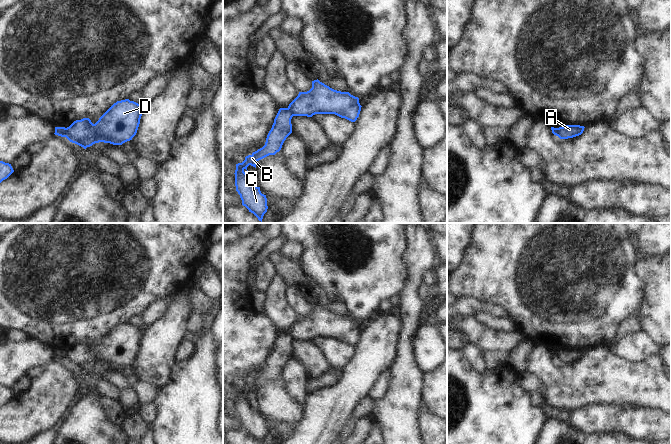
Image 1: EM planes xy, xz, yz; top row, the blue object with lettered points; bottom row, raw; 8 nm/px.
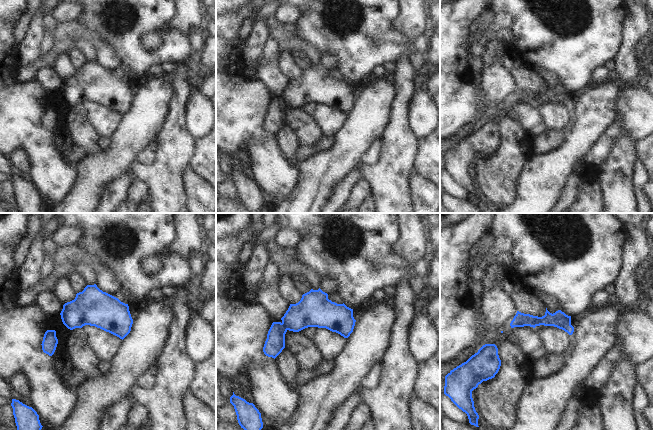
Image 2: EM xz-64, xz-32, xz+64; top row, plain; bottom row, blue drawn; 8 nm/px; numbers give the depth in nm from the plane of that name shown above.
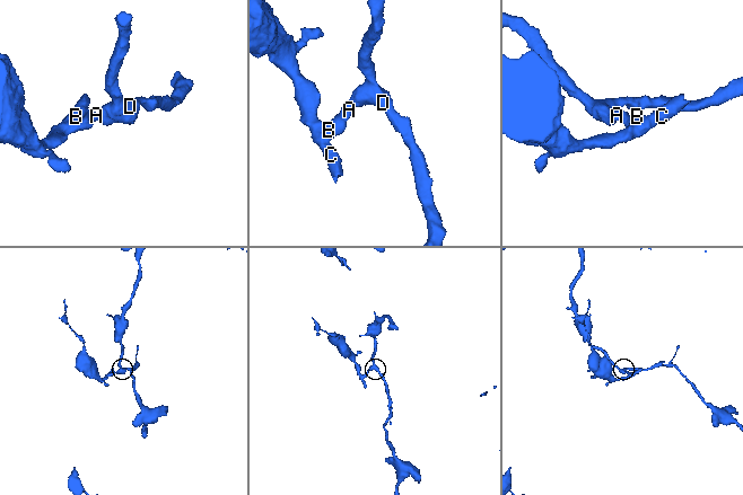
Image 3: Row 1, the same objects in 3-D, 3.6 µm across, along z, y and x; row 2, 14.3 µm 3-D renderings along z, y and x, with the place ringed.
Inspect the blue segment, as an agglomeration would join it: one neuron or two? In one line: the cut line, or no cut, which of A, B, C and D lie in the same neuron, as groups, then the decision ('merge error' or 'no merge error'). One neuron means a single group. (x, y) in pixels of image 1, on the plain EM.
cut xy (67, 352), (65, 360); groups A B C / D; merge error

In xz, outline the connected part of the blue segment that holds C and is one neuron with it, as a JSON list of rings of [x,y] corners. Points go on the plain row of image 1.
[[[280,332],[269,355],[265,369],[245,381],[242,387],[236,388],[235,410],[240,419],[242,429],[253,437],[258,444],[262,444],[267,436],[267,422],[262,418],[260,411],[248,404],[251,397],[247,394],[249,389],[256,392],[257,386],[269,379],[275,379],[282,372],[286,362],[292,357],[291,343],[294,339],[288,332]]]

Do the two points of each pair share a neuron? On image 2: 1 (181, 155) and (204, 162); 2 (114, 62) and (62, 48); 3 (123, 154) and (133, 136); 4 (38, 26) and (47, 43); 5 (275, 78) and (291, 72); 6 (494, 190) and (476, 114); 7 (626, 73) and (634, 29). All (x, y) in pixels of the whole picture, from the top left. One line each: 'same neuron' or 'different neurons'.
1: different neurons
2: same neuron
3: same neuron
4: different neurons
5: different neurons
6: different neurons
7: same neuron

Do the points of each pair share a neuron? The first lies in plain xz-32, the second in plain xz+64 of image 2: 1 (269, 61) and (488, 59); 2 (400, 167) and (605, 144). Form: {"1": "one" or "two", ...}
{"1": "two", "2": "two"}

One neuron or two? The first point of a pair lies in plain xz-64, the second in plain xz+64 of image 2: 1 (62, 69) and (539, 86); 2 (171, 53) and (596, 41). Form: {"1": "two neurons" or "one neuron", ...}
{"1": "one neuron", "2": "one neuron"}

